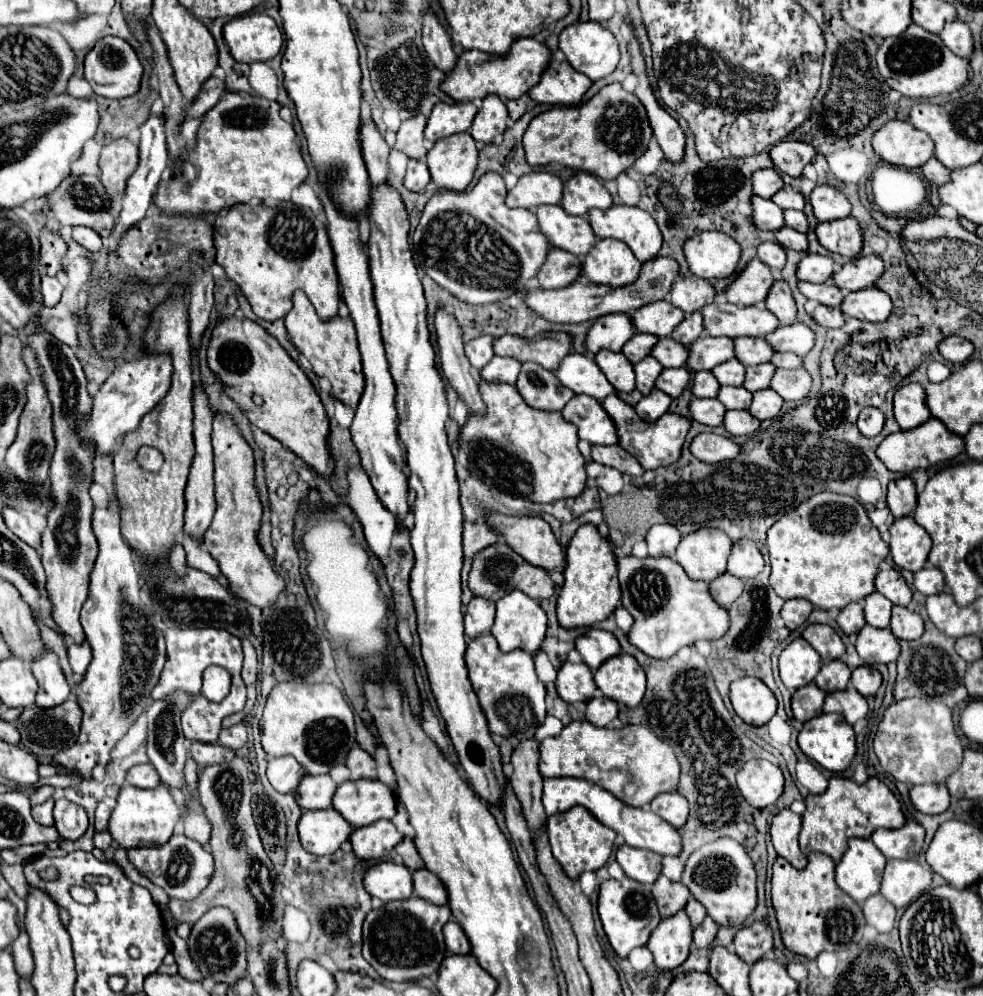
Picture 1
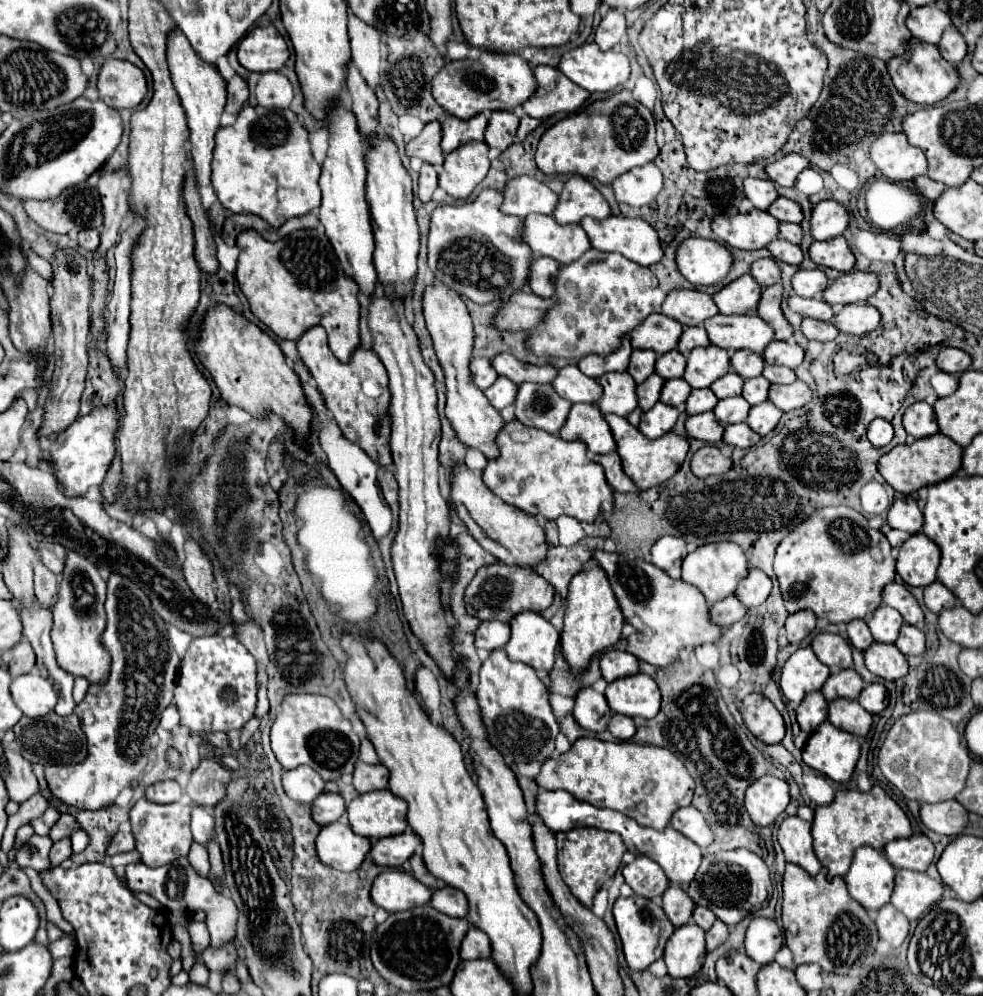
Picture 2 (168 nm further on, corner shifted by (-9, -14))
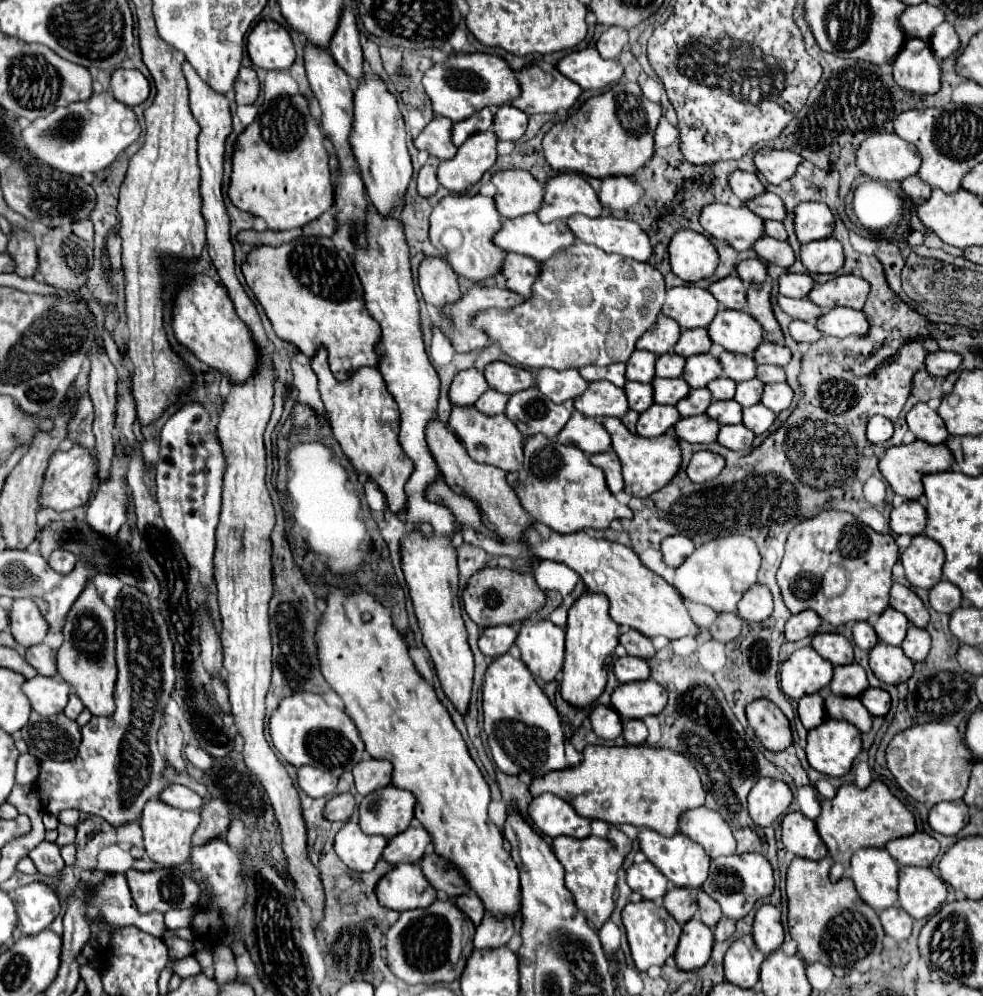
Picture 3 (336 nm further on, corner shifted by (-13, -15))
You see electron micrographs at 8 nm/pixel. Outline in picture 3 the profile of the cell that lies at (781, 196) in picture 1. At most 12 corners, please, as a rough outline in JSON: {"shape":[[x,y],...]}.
{"shape":[[775,193],[745,203],[761,219],[785,221],[785,205]]}

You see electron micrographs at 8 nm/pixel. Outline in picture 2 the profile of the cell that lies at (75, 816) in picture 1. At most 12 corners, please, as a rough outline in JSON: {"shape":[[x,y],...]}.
{"shape":[[61,814],[53,824],[49,838],[71,836],[79,824],[71,814]]}

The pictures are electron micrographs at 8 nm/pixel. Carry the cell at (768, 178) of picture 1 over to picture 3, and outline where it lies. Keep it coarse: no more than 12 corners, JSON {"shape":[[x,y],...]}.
{"shape":[[733,171],[729,185],[741,203],[765,193],[755,173]]}

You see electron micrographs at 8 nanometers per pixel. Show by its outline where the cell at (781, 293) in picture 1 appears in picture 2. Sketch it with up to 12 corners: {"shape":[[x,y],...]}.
{"shape":[[781,282],[761,292],[757,314],[771,324],[775,340],[789,340],[793,328],[781,312]]}

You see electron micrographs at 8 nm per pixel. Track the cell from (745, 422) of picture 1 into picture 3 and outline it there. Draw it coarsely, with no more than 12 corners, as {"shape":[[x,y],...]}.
{"shape":[[723,425],[717,441],[733,451],[749,449],[755,433],[745,425]]}

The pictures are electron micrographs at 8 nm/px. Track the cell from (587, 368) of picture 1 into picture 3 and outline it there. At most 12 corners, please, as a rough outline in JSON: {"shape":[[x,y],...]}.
{"shape":[[577,369],[537,371],[537,389],[553,403],[577,399],[589,383]]}

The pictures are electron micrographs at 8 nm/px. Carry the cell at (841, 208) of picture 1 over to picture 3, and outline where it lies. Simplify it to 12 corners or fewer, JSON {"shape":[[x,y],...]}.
{"shape":[[825,203],[795,207],[801,243],[827,239],[835,217]]}

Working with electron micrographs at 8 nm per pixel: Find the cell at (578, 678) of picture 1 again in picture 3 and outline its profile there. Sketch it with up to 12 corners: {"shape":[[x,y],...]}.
{"shape":[[595,705],[591,727],[601,739],[621,735],[621,719],[615,709]]}

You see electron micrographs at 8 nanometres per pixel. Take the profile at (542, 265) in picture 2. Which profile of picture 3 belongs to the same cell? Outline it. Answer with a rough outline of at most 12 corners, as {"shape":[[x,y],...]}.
{"shape":[[507,255],[501,275],[523,297],[539,273],[539,261]]}

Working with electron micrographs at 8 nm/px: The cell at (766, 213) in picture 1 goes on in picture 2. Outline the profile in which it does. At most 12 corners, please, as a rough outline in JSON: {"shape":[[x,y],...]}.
{"shape":[[765,210],[717,216],[711,230],[737,250],[765,248],[779,222]]}

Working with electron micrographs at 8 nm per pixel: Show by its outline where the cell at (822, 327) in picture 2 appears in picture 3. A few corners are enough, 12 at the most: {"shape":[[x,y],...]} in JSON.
{"shape":[[791,321],[789,333],[795,341],[815,343],[823,335],[805,321]]}

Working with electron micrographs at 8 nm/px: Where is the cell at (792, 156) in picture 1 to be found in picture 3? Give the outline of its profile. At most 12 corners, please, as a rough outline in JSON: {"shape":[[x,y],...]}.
{"shape":[[763,149],[757,171],[773,185],[795,175],[801,155]]}

